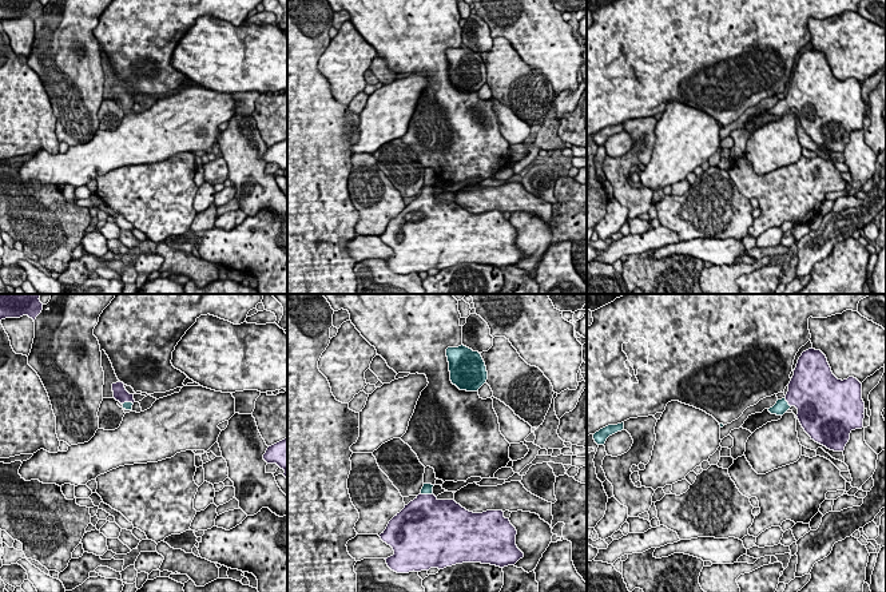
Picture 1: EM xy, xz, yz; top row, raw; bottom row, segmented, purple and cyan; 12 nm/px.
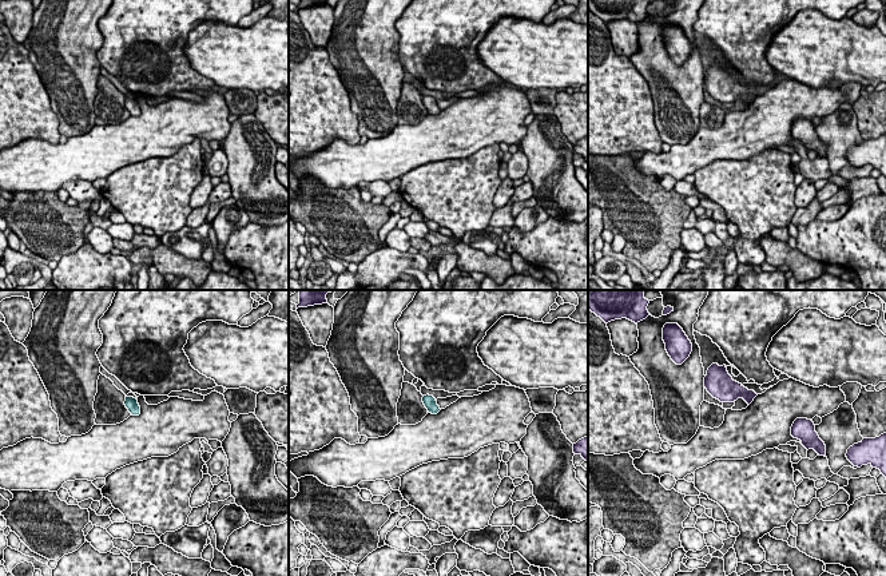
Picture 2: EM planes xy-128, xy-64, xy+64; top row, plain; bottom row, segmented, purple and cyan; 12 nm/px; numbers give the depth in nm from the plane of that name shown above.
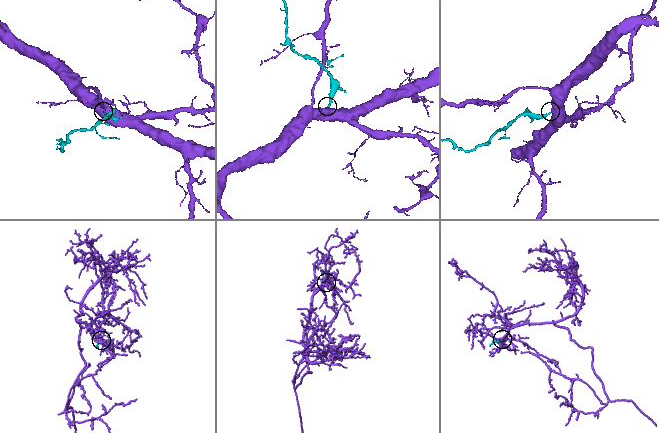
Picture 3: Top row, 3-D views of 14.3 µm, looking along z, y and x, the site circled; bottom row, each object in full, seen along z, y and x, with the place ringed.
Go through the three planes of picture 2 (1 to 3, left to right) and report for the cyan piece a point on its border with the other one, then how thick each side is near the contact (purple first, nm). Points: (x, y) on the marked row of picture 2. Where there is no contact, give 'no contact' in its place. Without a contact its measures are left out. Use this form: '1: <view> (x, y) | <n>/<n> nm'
1: no contact
2: no contact
3: no contact

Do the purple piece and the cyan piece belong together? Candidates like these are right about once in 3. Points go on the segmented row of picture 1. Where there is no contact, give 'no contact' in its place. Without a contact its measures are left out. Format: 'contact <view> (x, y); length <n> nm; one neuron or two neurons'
contact xz (426, 495); length 160 nm; one neuron

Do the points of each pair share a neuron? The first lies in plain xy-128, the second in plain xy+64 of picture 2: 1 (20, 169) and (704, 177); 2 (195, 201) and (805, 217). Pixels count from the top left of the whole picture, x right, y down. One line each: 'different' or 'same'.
1: different
2: different

